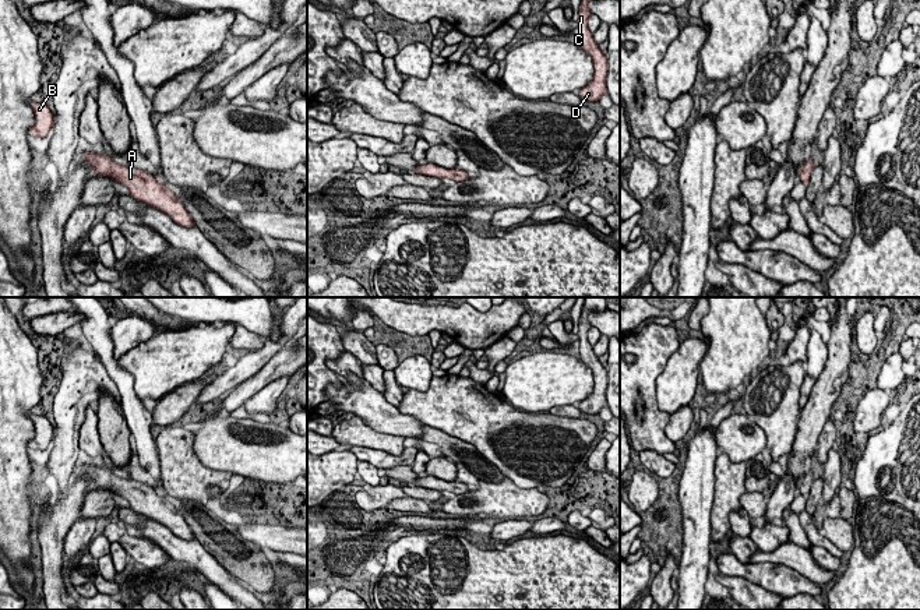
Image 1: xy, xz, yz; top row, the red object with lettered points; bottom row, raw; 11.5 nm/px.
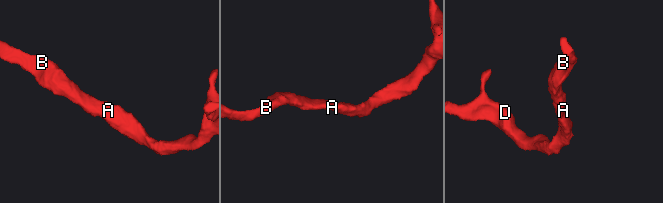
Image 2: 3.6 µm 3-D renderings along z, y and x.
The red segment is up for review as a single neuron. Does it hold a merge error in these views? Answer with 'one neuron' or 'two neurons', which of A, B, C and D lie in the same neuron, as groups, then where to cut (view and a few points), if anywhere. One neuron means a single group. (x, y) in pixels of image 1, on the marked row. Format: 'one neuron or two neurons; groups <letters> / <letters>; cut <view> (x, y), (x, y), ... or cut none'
one neuron; groups A B C D; cut none

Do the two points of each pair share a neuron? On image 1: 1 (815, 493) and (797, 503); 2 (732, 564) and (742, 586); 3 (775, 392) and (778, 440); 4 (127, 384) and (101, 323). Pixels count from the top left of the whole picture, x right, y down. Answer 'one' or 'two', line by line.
1: two
2: two
3: one
4: one

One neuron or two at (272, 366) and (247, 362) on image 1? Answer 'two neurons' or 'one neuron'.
one neuron

